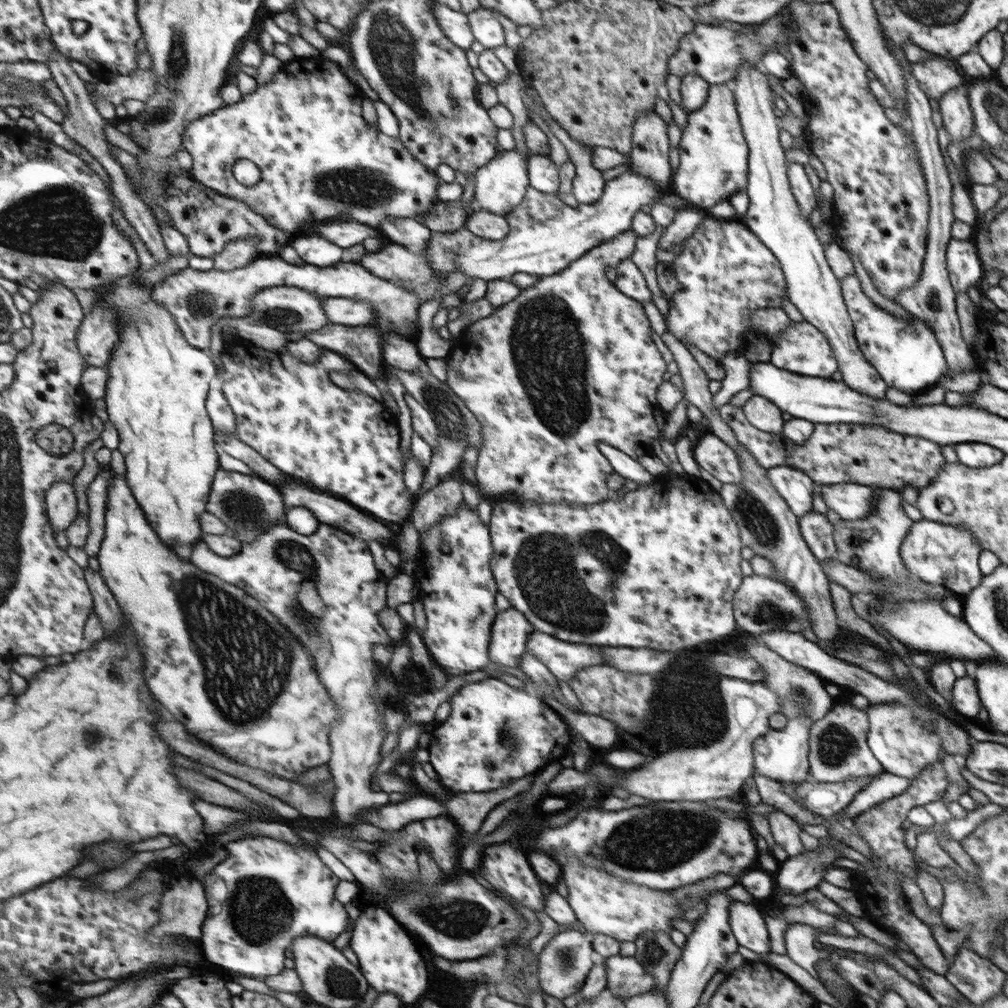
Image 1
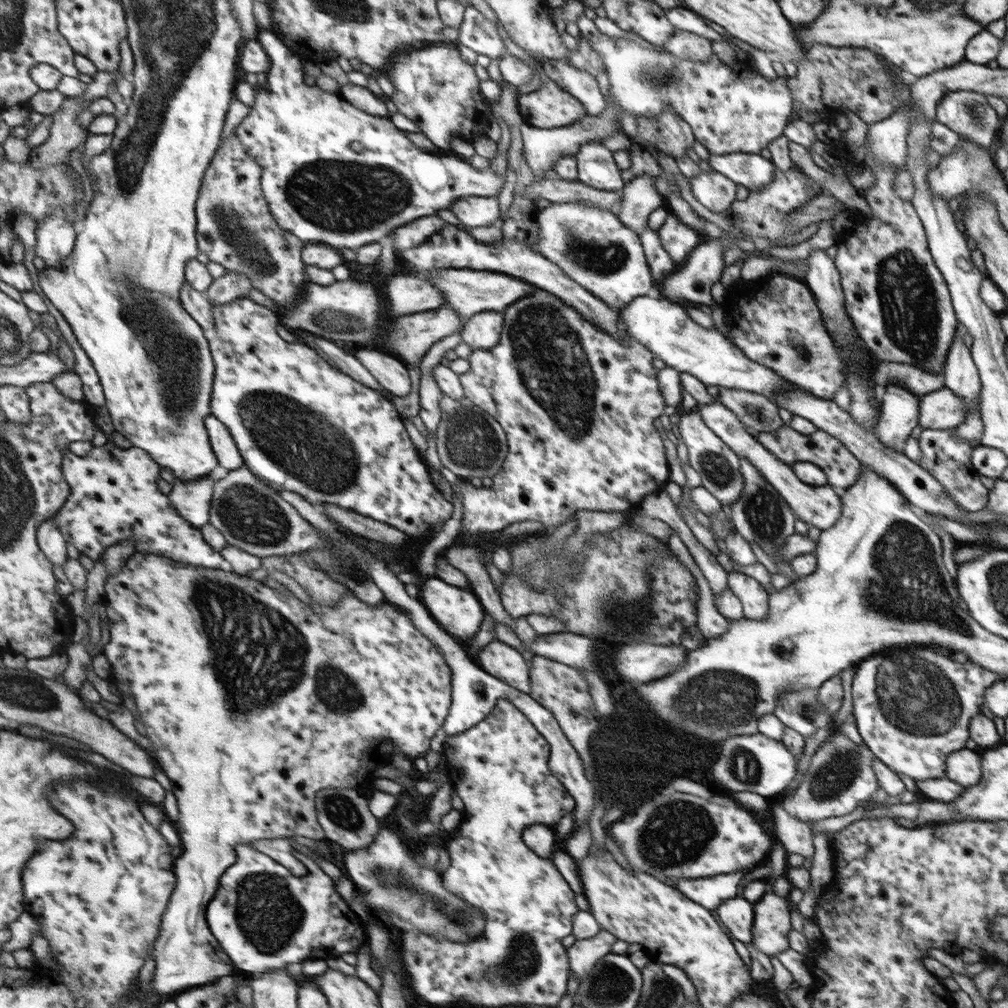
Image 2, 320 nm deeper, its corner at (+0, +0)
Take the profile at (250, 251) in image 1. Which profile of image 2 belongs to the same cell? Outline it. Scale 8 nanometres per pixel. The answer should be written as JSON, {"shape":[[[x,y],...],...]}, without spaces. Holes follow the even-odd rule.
{"shape":[[[227,271],[227,275],[213,279],[208,293],[213,302],[223,305],[245,297],[251,288],[253,284],[244,274]]]}

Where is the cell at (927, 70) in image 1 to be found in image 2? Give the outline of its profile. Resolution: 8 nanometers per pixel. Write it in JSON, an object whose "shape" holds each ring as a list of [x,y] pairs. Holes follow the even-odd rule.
{"shape":[[[965,90],[947,92],[939,99],[935,112],[935,121],[981,148],[988,148],[996,141],[1001,118],[987,103],[985,95]]]}

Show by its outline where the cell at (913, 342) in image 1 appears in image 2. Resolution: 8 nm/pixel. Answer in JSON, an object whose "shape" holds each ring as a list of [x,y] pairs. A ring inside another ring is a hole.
{"shape":[[[888,382],[885,387],[879,389],[879,420],[877,422],[876,437],[881,444],[894,451],[902,450],[897,448],[908,439],[911,430],[917,426],[919,418],[919,396],[907,389],[903,384]]]}

